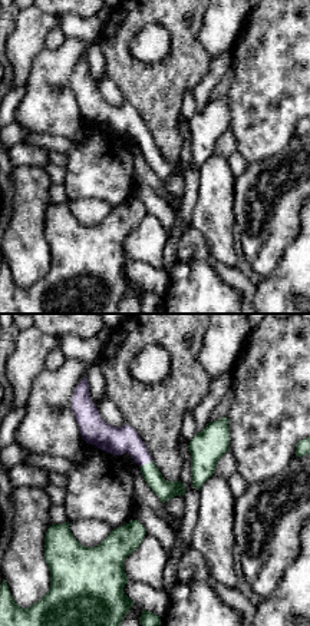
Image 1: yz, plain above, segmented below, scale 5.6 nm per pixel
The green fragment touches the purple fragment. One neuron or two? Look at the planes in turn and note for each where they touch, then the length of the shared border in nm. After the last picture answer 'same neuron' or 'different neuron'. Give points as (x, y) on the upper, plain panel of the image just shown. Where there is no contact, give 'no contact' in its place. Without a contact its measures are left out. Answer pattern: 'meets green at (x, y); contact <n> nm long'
meets green at (147, 142); contact 80 nm long

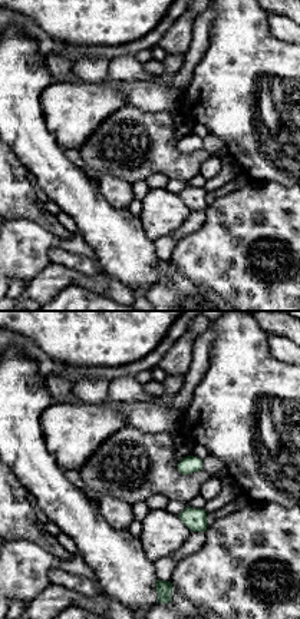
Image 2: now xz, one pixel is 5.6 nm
no contact

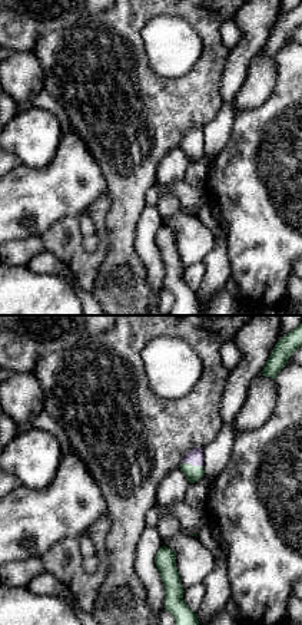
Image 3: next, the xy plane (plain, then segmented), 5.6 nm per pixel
meets green at (191, 144); contact 120 nm long

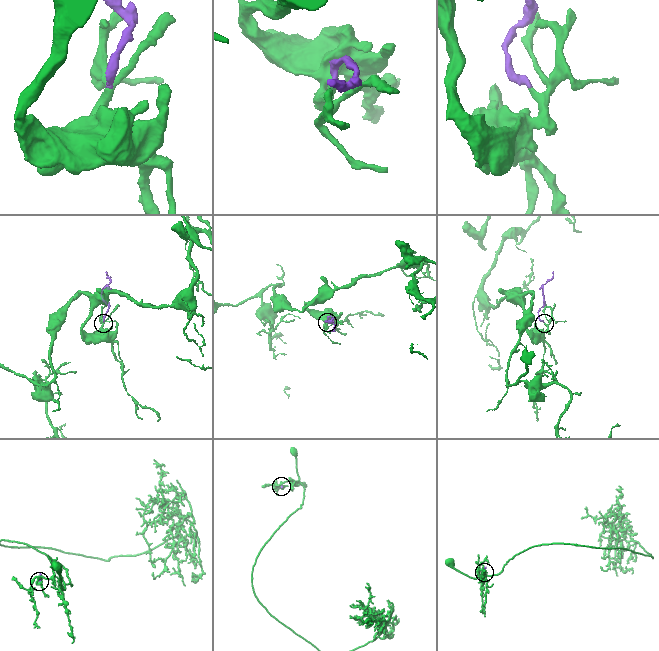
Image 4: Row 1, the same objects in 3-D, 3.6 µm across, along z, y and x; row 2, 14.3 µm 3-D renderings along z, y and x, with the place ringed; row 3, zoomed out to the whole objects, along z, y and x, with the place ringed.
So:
same neuron

